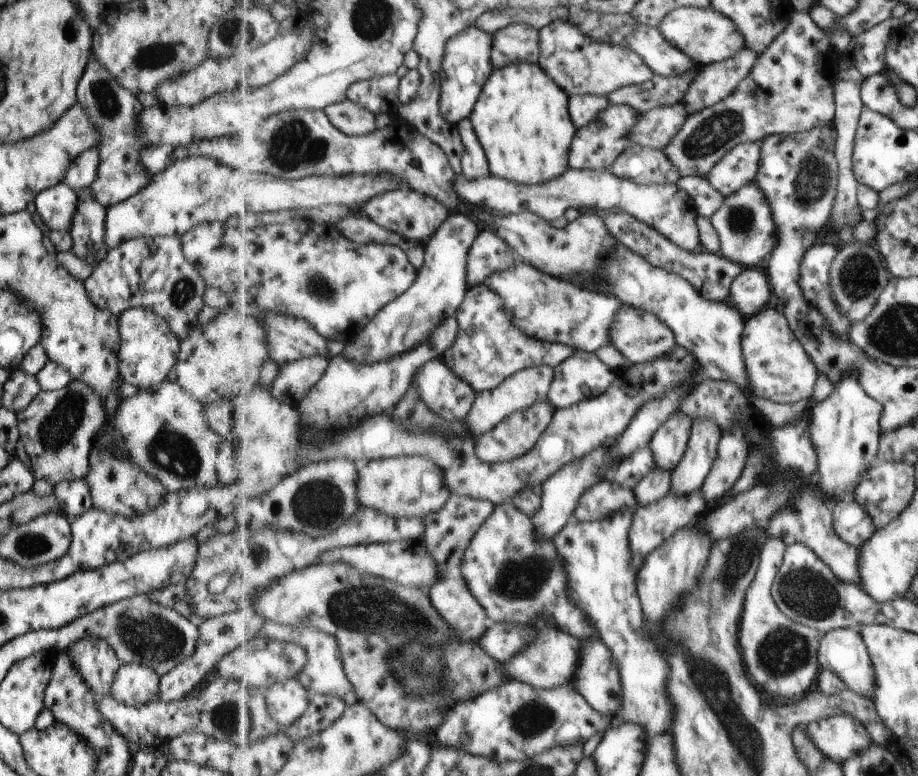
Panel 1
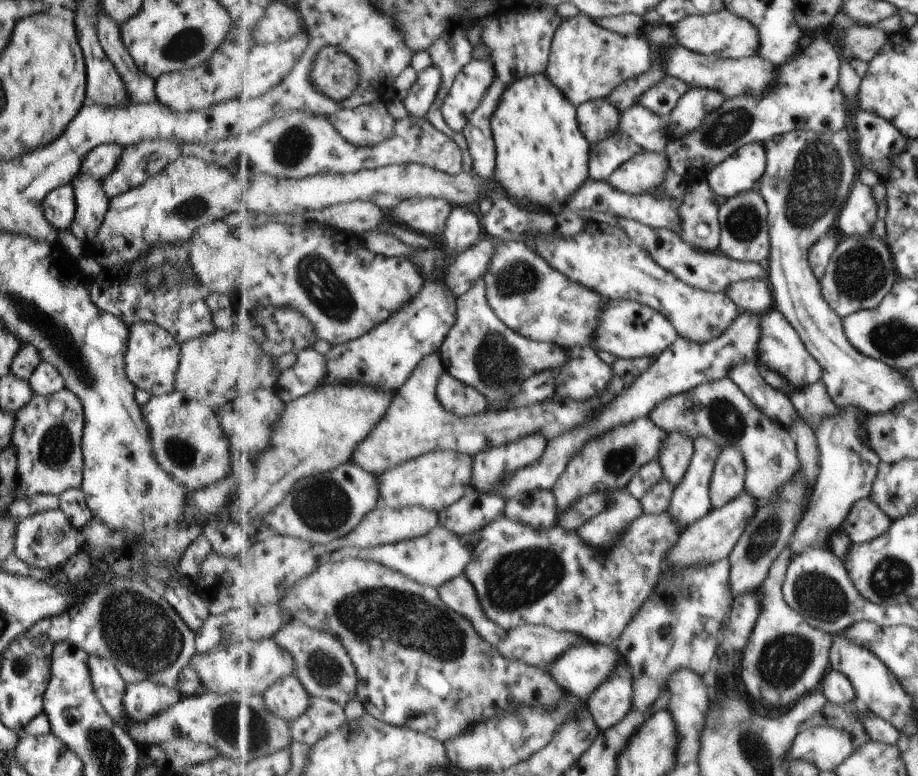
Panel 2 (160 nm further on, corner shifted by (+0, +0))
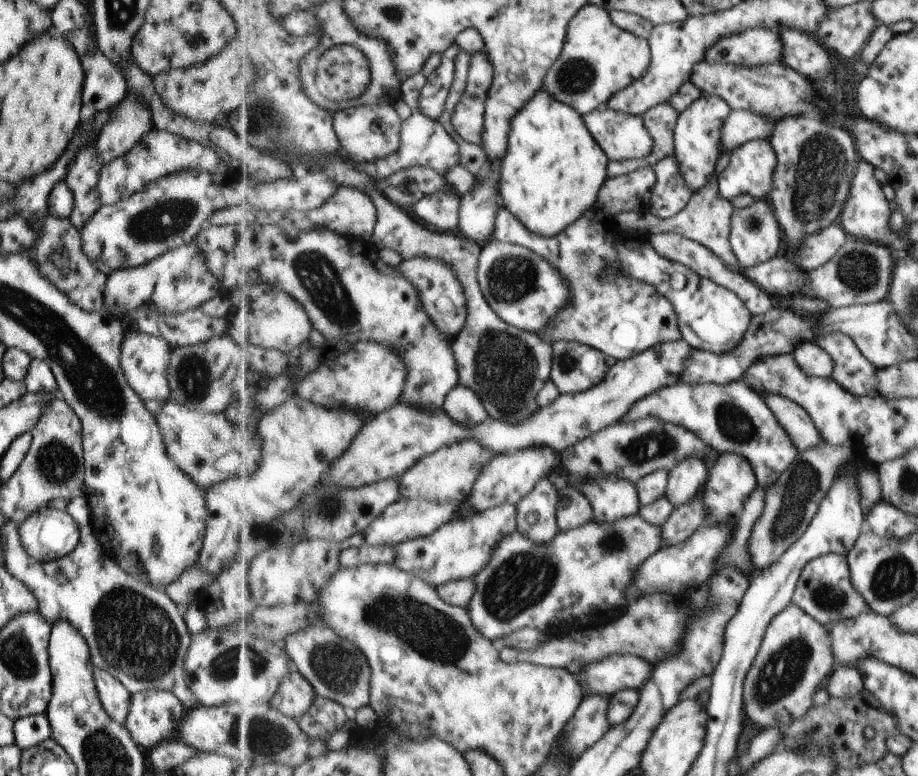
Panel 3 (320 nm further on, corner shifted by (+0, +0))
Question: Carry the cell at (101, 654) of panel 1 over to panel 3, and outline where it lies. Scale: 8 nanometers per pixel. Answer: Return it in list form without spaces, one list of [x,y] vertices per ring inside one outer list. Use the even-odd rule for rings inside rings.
[[[95,667],[92,676],[96,696],[103,711],[109,719],[123,725],[128,712],[130,695],[111,674],[102,669]]]

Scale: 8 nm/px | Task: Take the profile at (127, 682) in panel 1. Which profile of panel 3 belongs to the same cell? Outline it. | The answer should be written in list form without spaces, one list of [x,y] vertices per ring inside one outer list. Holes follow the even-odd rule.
[[[158,689],[143,690],[130,695],[128,712],[123,726],[135,745],[146,753],[163,740],[173,737],[175,728],[184,712],[179,700],[171,692]]]

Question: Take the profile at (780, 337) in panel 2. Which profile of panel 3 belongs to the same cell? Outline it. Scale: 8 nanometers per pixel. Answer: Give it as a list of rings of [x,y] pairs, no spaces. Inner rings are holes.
[[[801,340],[793,356],[807,376],[830,378],[835,369],[831,354],[827,354],[825,348],[813,341]]]

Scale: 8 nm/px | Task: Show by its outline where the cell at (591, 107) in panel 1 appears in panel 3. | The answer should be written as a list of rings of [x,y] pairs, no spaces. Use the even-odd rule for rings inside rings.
[[[602,106],[585,120],[590,134],[610,160],[639,159],[653,152],[655,140],[641,116]]]

